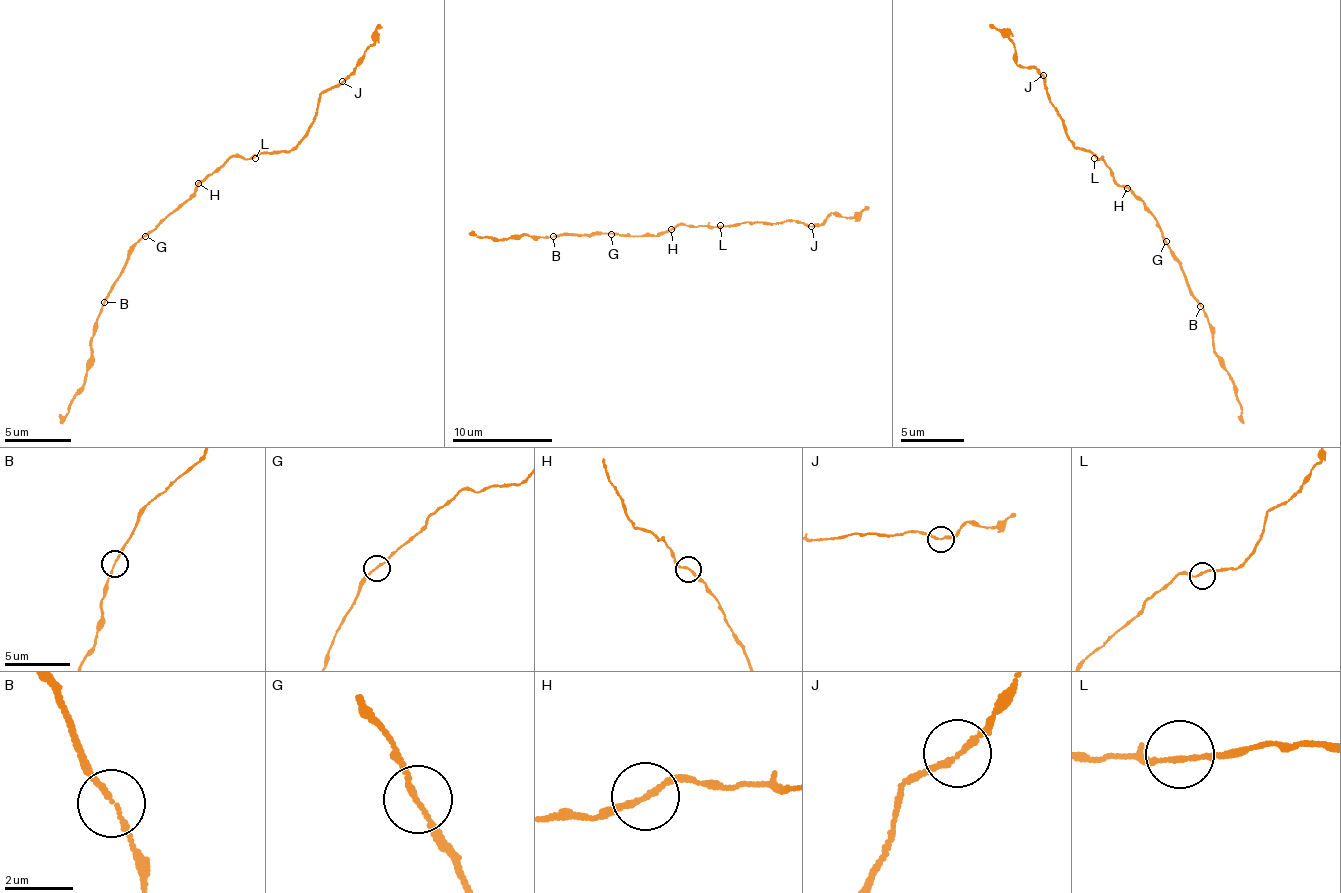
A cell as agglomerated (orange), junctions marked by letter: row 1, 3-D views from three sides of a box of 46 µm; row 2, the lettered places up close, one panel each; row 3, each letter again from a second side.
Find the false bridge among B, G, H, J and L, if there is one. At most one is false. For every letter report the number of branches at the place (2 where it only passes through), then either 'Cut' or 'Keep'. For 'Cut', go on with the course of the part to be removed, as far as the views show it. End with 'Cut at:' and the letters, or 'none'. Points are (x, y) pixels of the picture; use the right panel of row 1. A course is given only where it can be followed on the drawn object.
B: Branches: 2. Keep
G: Branches: 2. Keep
H: Branches: 2. Keep
J: Branches: 2. Keep
L: Branches: 2. Keep
Cut at: none

